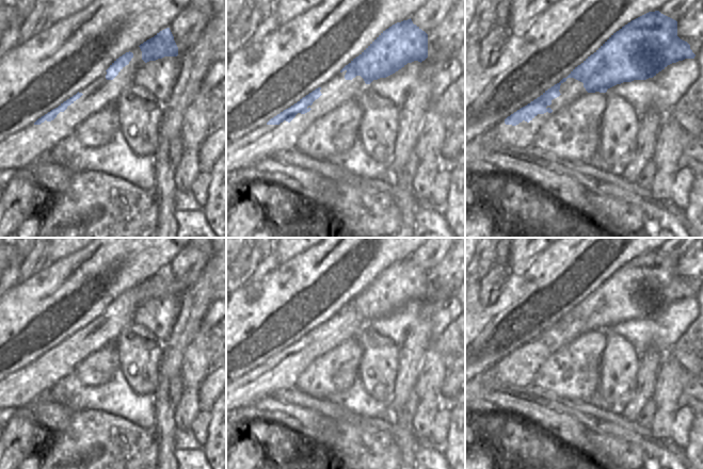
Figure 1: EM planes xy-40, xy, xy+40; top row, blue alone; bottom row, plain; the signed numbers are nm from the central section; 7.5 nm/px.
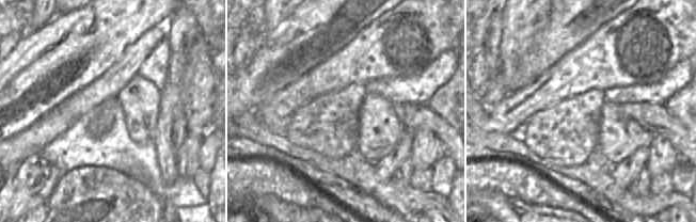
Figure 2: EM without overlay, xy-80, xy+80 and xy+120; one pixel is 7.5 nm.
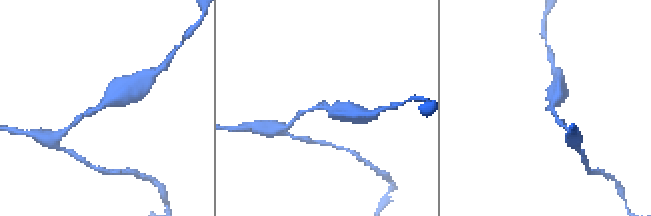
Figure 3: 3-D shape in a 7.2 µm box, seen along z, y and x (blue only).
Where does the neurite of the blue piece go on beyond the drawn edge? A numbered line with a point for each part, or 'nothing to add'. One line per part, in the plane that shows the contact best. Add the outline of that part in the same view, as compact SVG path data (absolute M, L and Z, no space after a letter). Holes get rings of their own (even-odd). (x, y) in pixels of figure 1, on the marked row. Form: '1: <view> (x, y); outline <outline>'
nothing to add

